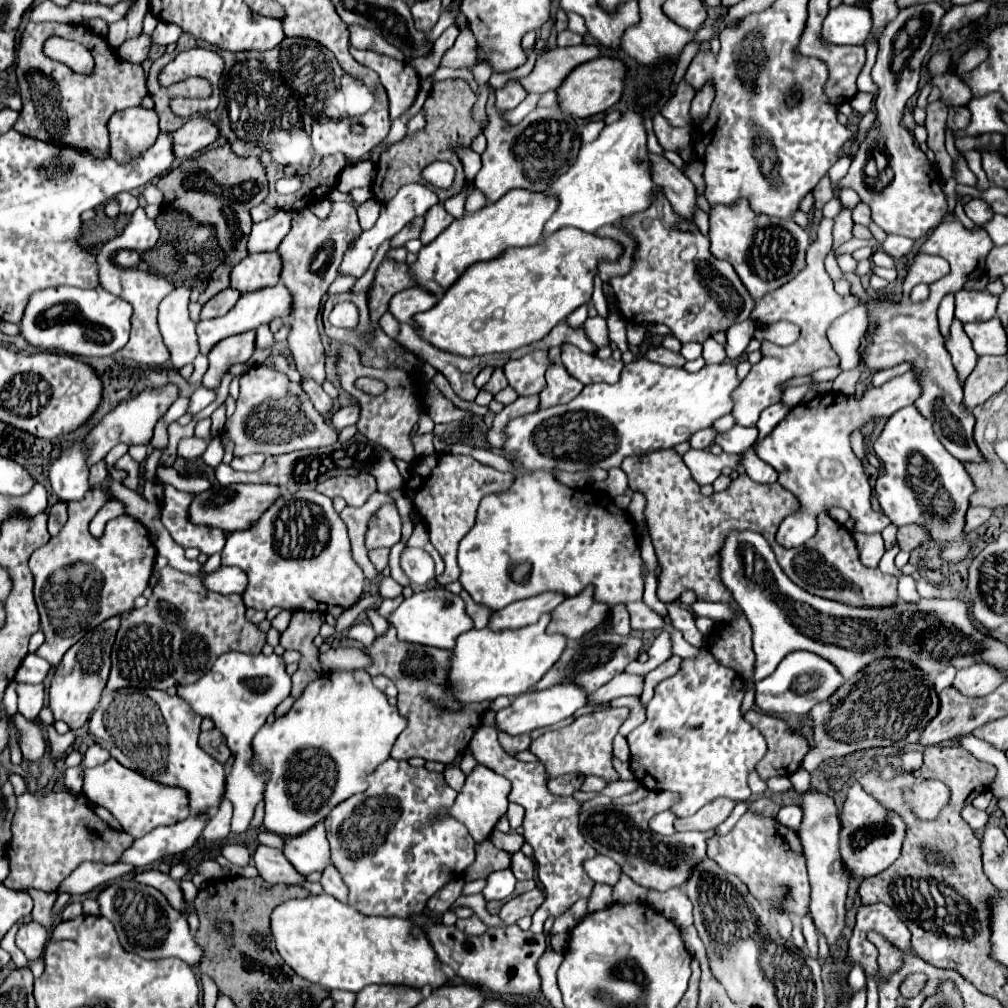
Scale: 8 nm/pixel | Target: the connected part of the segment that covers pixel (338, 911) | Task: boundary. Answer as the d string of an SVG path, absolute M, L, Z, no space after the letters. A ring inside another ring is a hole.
M324 892L302 900L286 900L276 906L270 916L270 930L276 952L282 956L282 960L288 962L288 966L300 978L320 984L326 990L338 988L358 994L370 984L406 984L414 988L422 988L428 984L432 988L438 988L446 982L446 974L434 964L436 954L420 926L396 916L364 916L362 912Z

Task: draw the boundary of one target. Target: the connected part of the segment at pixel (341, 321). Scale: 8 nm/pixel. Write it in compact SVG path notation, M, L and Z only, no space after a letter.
M352 302L336 304L330 312L330 322L340 328L354 328L358 324L358 308Z

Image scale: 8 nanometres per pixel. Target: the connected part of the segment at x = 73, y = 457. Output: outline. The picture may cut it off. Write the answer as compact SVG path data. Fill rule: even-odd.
M74 444L62 450L60 458L50 466L50 486L52 492L62 500L80 500L90 490L88 484L88 466L86 466L86 448Z

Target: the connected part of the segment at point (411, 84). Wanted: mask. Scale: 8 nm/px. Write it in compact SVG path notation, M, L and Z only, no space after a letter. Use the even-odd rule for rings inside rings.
M352 46L350 54L358 64L374 70L380 76L380 82L386 88L390 100L390 118L400 118L414 104L420 90L418 72L406 62L382 56L372 50L358 50Z

